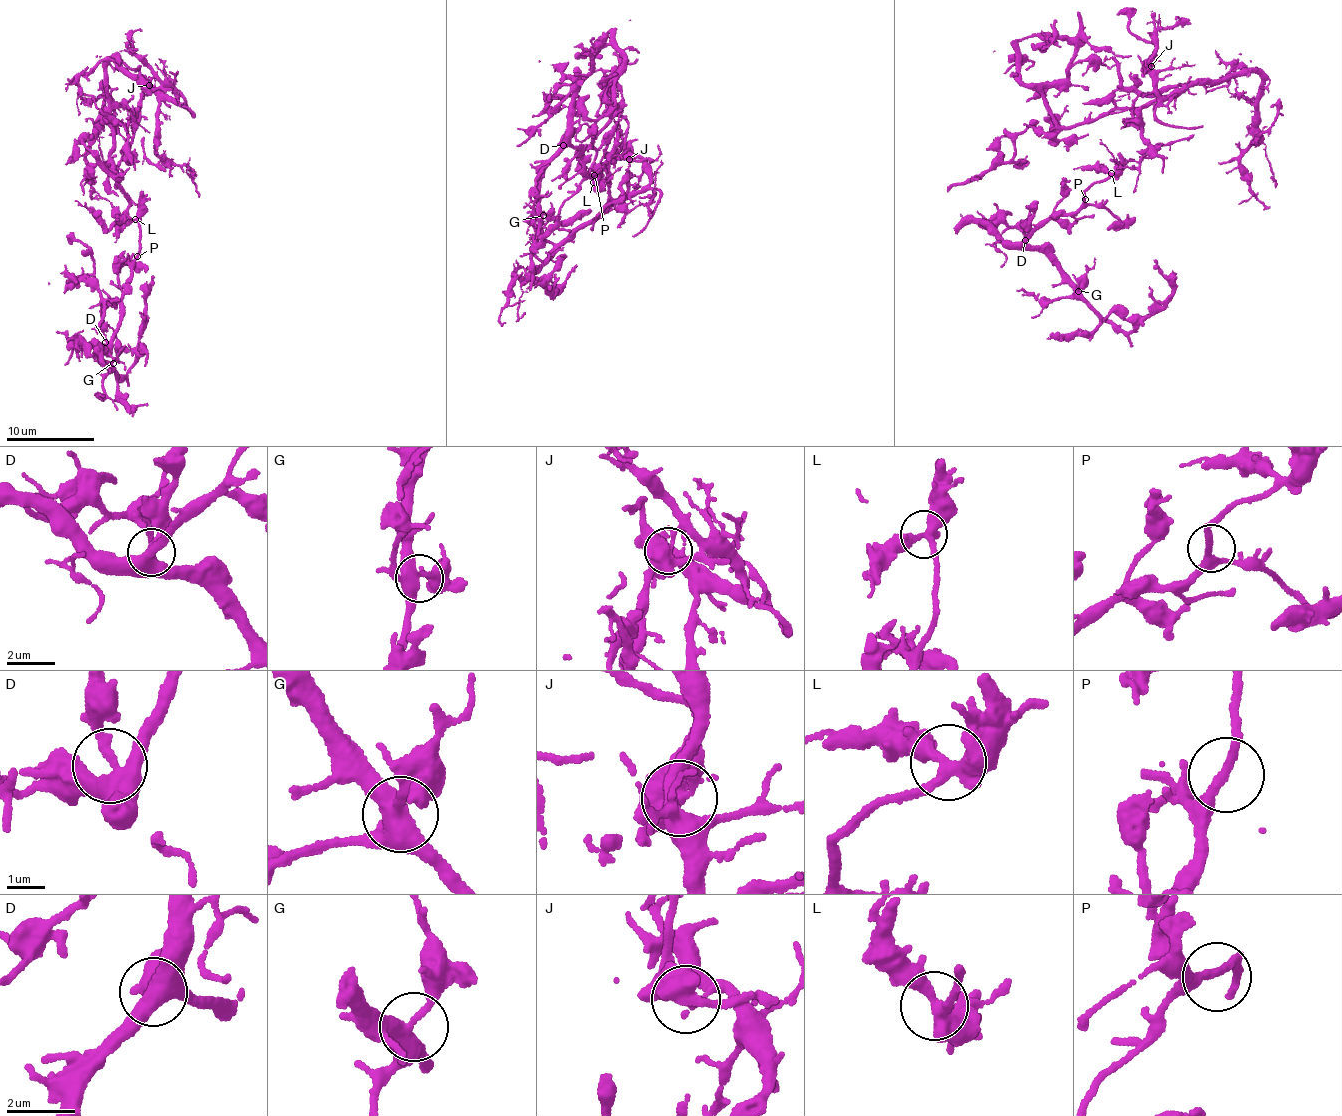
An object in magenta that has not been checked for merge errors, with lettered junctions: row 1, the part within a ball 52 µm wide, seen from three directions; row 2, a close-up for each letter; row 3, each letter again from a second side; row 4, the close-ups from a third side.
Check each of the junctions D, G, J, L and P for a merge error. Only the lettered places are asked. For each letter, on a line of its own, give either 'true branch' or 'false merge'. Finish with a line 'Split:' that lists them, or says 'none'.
D: true branch
G: true branch
J: false merge
L: true branch
P: true branch
Split: J

